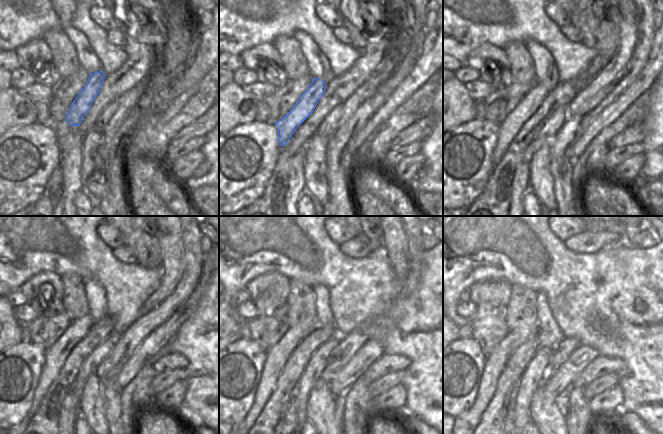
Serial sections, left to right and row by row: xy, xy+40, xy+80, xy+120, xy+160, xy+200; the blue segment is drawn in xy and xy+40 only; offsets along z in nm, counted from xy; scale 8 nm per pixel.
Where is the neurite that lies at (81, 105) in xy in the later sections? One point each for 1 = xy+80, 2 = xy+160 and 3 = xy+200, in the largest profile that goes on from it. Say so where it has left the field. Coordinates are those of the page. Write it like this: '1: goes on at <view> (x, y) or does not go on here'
1: goes on at xy+80 (510, 126)
2: goes on at xy+160 (276, 357)
3: goes on at xy+200 (495, 362)

